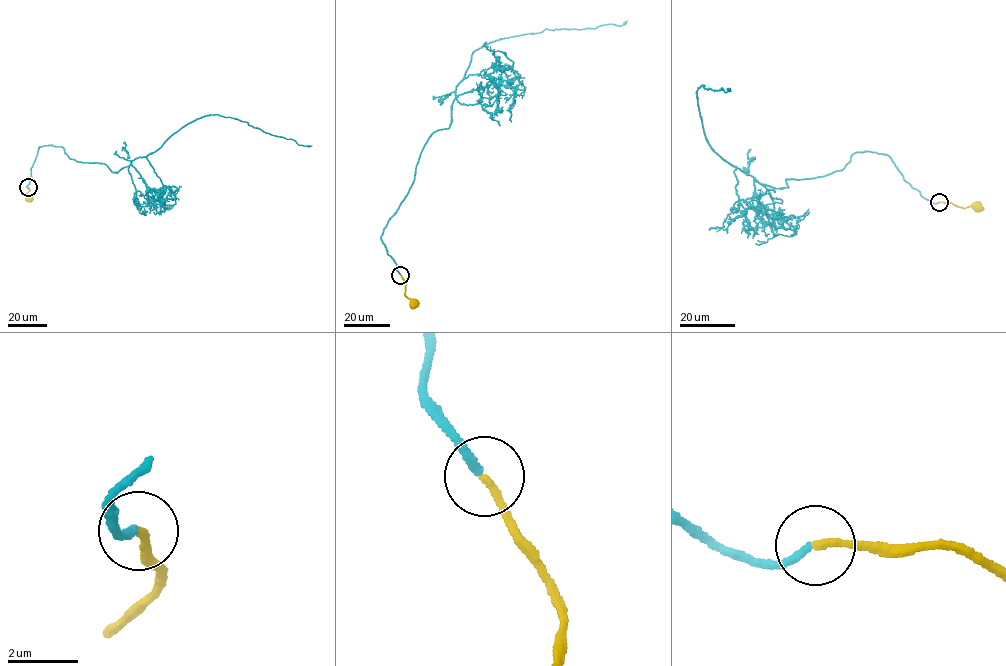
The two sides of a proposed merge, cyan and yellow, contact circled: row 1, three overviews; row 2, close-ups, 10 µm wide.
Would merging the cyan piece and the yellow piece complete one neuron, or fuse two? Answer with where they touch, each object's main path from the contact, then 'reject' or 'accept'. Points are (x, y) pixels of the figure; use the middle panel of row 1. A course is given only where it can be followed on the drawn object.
(400, 275) | cyan via (400, 275), (381, 235), (407, 194), (424, 143), (449, 127), (456, 85), (475, 50), (545, 29), (627, 20) | yellow via (400, 275), (405, 283), (405, 295), (415, 303) | accept

